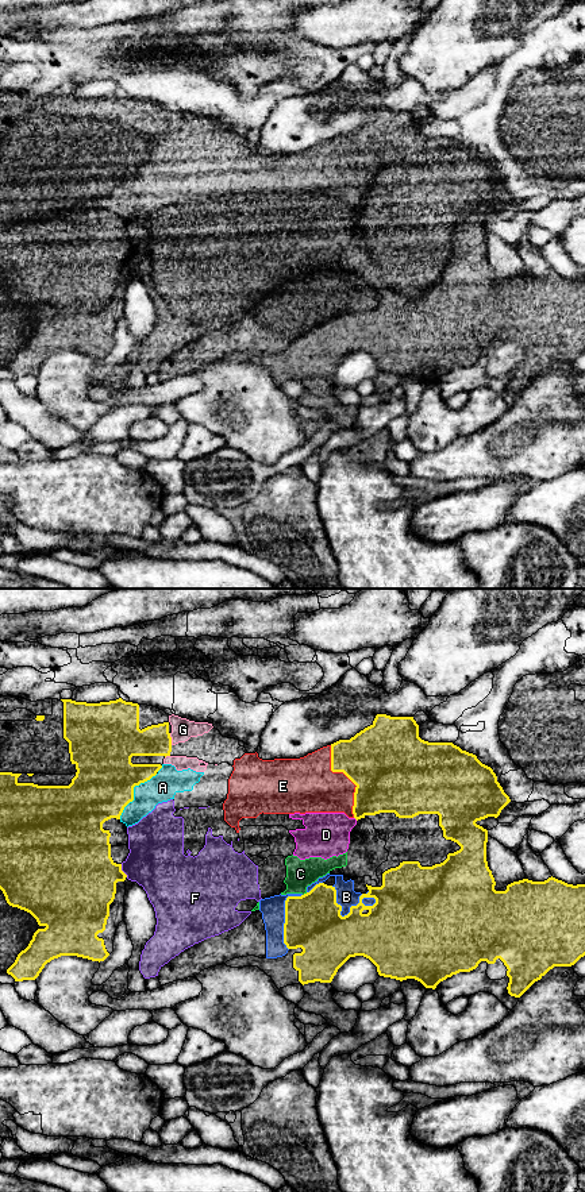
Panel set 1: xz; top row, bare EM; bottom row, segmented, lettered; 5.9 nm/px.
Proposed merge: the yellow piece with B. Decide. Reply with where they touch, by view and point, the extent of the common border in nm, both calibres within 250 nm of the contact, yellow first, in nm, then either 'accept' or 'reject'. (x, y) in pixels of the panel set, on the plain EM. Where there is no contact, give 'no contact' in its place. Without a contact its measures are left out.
xz (347, 309) | 280 nm | 340/120 nm | reject

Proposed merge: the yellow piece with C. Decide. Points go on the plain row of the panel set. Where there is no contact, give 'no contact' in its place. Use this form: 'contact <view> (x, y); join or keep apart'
contact xz (304, 289); keep apart

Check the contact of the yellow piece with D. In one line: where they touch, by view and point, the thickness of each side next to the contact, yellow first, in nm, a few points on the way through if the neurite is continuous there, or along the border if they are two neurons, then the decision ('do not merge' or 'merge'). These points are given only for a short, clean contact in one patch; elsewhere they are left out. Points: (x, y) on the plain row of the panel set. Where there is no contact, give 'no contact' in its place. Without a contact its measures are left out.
xz (355, 213) | 320/260 nm | merge

